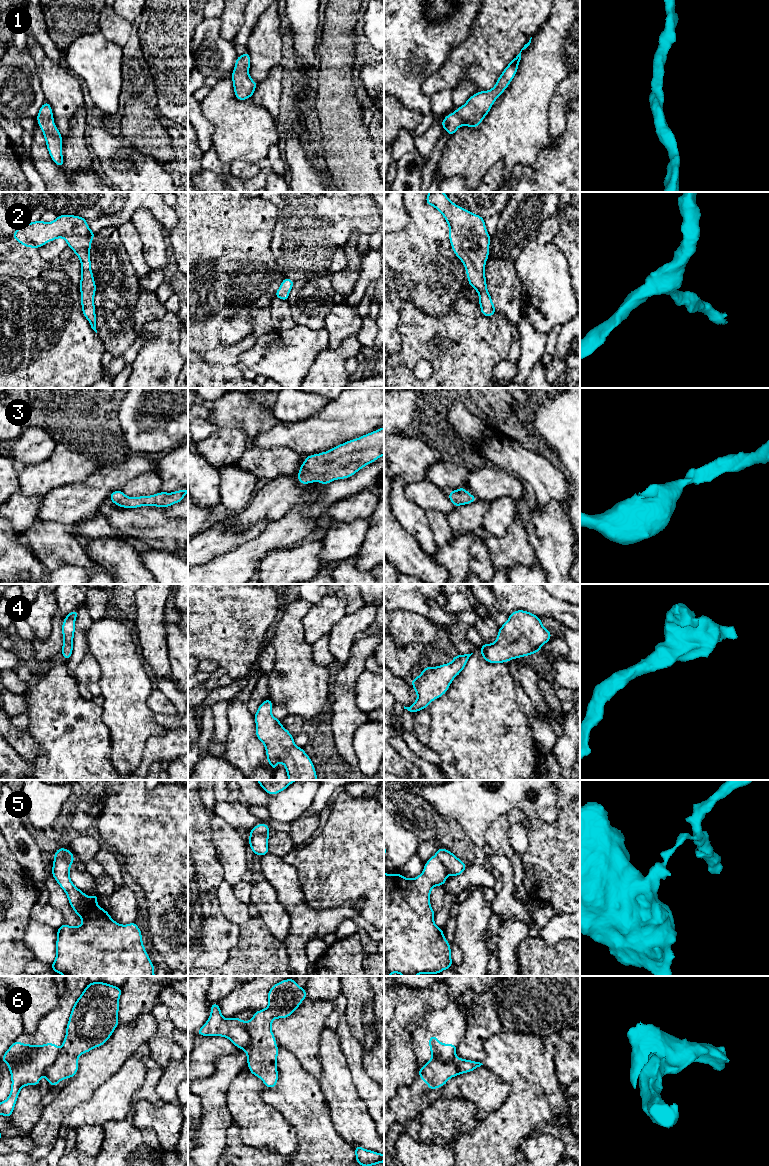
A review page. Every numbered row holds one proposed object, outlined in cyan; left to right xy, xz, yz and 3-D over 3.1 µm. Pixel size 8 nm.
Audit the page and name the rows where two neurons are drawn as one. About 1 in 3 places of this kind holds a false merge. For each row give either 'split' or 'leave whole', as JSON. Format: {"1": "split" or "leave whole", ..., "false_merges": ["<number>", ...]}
{"1": "leave whole", "2": "leave whole", "3": "leave whole", "4": "leave whole", "5": "split", "6": "split", "false_merges": ["5", "6"]}

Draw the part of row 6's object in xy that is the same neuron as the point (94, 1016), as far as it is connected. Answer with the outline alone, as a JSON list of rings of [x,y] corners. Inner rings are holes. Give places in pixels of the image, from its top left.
[[[104,982],[89,983],[75,1001],[66,1035],[56,1060],[45,1070],[51,1087],[76,1075],[80,1055],[102,1046],[119,1025],[121,988]]]

